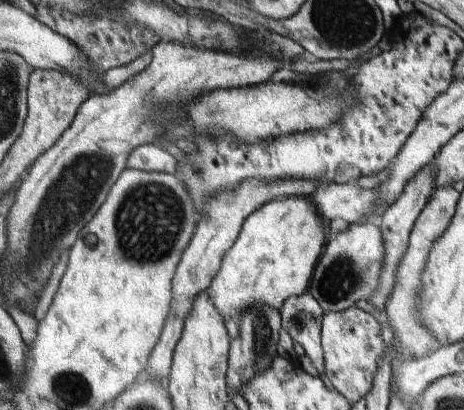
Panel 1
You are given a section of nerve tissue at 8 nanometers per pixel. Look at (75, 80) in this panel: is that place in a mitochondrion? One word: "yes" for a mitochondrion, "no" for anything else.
no

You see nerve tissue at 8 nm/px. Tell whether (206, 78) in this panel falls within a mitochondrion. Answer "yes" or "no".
no

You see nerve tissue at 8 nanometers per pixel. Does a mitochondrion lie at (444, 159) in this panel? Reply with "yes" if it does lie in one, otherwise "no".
no

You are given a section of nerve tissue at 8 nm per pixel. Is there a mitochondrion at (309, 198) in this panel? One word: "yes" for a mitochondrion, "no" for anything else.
no

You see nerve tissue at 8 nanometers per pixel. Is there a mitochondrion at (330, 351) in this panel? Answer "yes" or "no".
no

